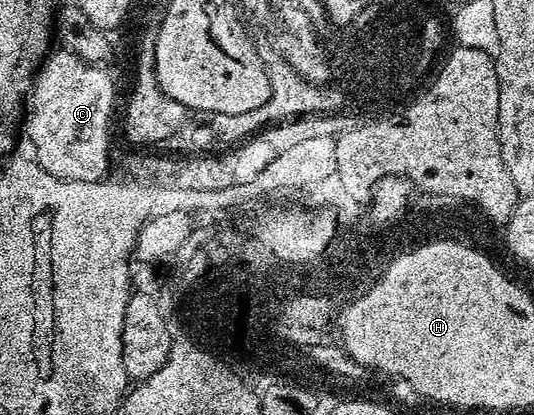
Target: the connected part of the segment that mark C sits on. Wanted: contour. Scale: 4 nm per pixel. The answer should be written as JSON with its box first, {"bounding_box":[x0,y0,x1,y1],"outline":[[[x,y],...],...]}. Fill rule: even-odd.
{"bounding_box":[25,48,115,182],"outline":[[[70,48],[62,49],[56,54],[54,51],[49,60],[42,63],[41,73],[34,81],[33,91],[29,96],[31,119],[29,114],[25,122],[27,138],[35,145],[33,157],[41,168],[45,168],[45,172],[61,180],[101,182],[108,177],[107,169],[111,166],[110,126],[111,113],[115,110],[115,82],[111,79],[110,72],[105,70],[107,68],[84,62]]]}

